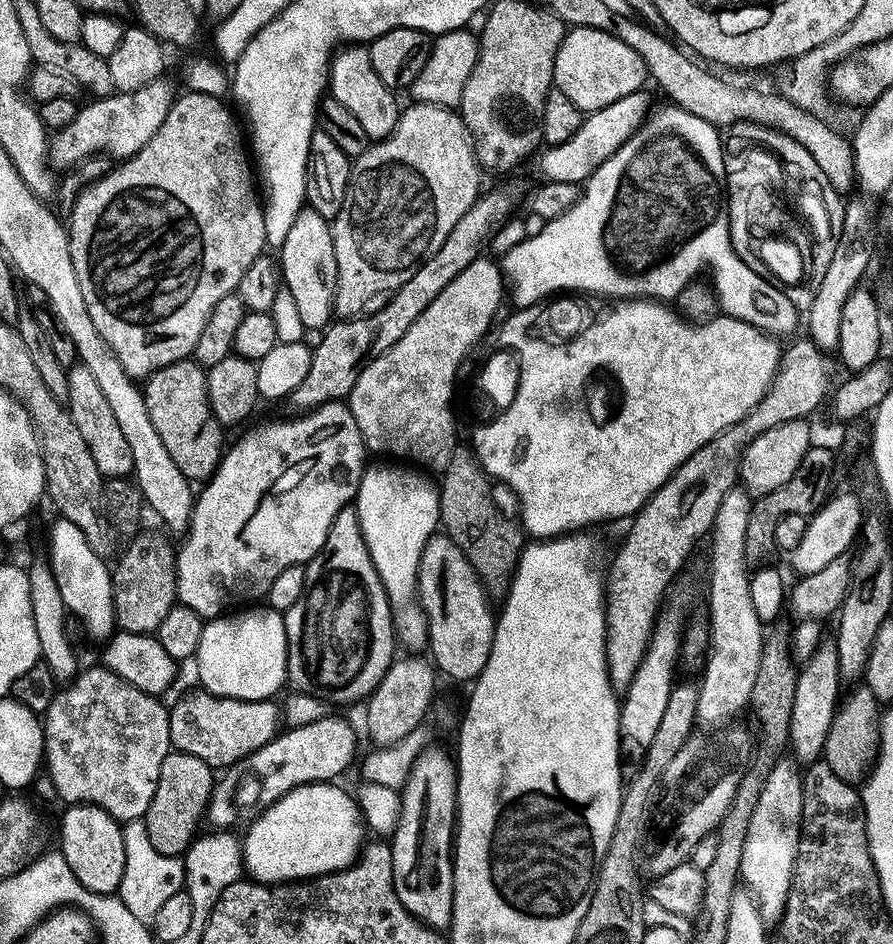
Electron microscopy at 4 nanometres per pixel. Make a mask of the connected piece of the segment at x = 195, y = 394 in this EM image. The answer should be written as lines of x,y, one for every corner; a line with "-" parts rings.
195,359
179,360
170,366
162,366
143,381
142,391
144,394
147,413
158,432
162,443
166,446
167,453
174,460
178,469
189,482
207,482
211,480
216,468
226,451
224,444
225,429
216,420
212,408
208,404
208,374

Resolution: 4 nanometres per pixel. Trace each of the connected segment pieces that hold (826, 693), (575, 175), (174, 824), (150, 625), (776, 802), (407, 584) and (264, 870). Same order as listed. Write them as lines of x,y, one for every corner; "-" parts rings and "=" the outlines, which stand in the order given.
815,654
799,669
794,690
793,712
790,714
789,745
791,755
801,760
801,765
817,763
823,757
826,738
830,734
832,720
836,716
842,681
840,667
835,654
=
639,90
626,94
624,98
608,106
587,113
578,130
574,130
574,134
570,134
566,142
545,147
539,153
541,174
552,184
580,186
587,182
594,174
594,170
598,170
598,166
602,166
606,158
613,156
639,130
640,125
645,123
650,112
645,92
=
170,750
166,758
162,758
162,770
158,770
158,786
154,790
154,798
150,798
150,806
142,817
150,846
154,846
158,854
183,857
192,847
196,823
207,813
213,785
214,769
202,762
202,758
194,758
194,754
175,750
=
136,540
125,550
111,578
115,623
125,632
155,633
177,599
174,548
164,540
=
787,759
776,761
774,770
766,778
766,786
762,786
762,794
758,797
758,806
754,806
754,814
750,818
748,833
744,839
742,862
739,877
746,883
747,891
755,900
760,917
765,925
776,926
784,915
784,907
792,885
792,871
796,861
796,851
800,841
800,819
804,805
804,781
799,767
788,768
=
396,466
400,468
372,468
369,467
367,471
364,473
364,477
360,480
360,485
358,486
358,490
356,491
356,498
354,501
354,507
356,509
356,518
357,522
360,524
360,530
362,532
362,538
364,539
364,545
368,547
368,553
370,554
370,558
374,562
374,566
378,570
378,574
380,575
380,581
382,582
382,586
386,590
386,594
388,595
388,605
392,607
392,614
394,617
394,628
398,633
399,639
409,644
409,649
418,650
414,648
423,649
428,642
428,621
425,617
423,608
420,607
418,603
418,589
416,586
416,571
418,570
418,562
420,561
420,555
422,554
422,550
426,546
426,542
428,541
429,536
437,535
438,529
440,528
440,490
439,487
435,483
432,484
427,480
425,473
420,470
413,470
408,466
=
332,782
298,785
247,825
248,833
242,836
242,864
253,881
303,882
338,872
355,862
366,840
366,825
360,819
355,799
334,785

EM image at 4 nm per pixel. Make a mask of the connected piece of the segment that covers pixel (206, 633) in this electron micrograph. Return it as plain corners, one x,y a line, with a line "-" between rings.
261,606
237,616
224,614
205,623
194,657
201,689
218,697
266,700
287,683
288,639
281,613

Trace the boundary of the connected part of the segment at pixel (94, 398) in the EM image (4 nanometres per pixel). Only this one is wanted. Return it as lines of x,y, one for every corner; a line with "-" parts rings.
75,363
67,369
69,376
69,398
66,407
69,415
74,418
74,426
78,426
78,434
82,434
86,442
86,450
90,452
90,458
94,460
94,466
98,468
101,476
131,477
133,475
134,459
130,454
129,443
121,433
114,413
98,386
97,379
90,374
90,370
82,363

